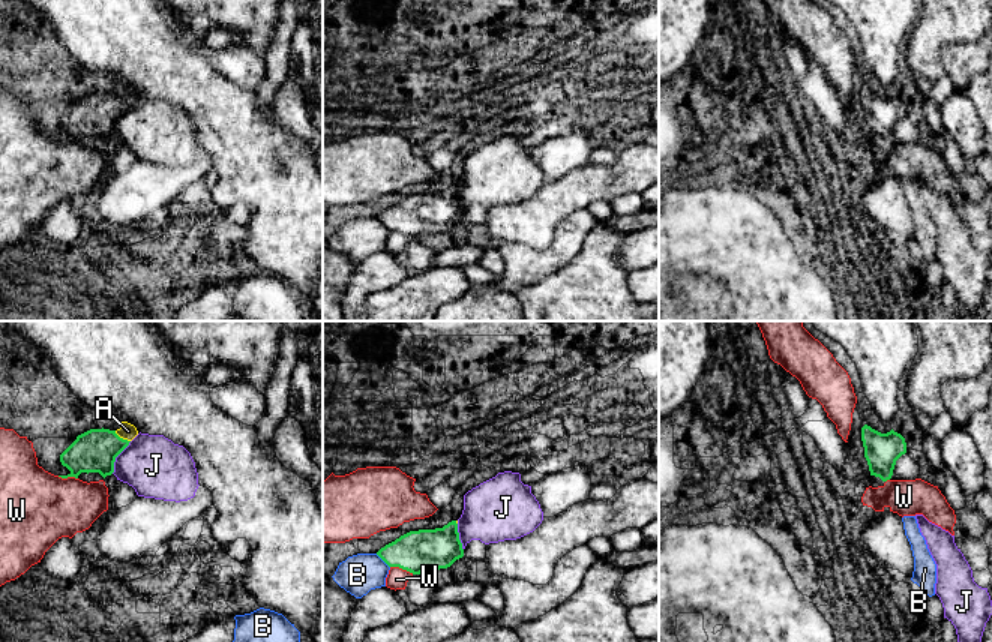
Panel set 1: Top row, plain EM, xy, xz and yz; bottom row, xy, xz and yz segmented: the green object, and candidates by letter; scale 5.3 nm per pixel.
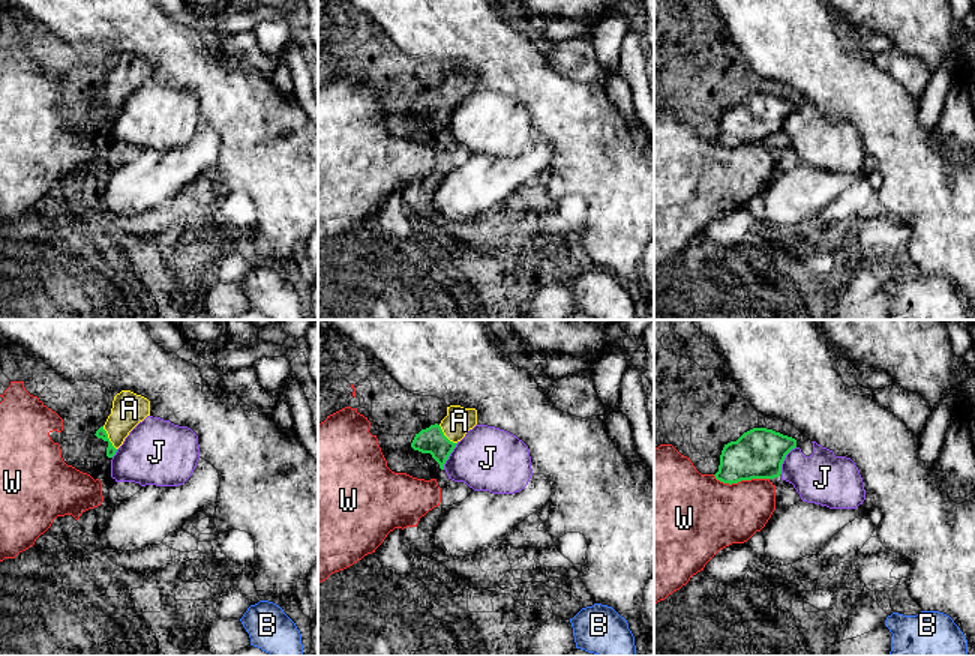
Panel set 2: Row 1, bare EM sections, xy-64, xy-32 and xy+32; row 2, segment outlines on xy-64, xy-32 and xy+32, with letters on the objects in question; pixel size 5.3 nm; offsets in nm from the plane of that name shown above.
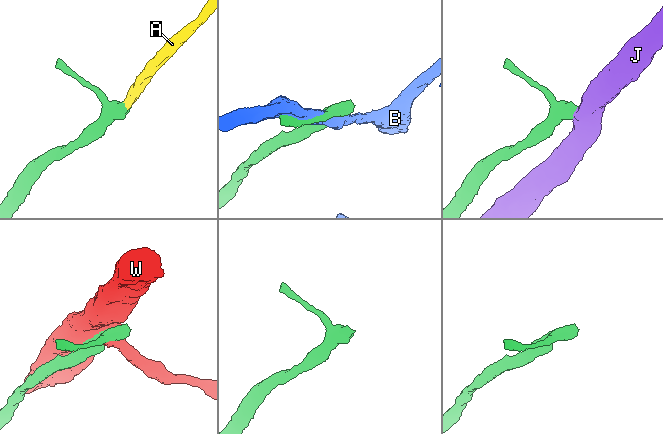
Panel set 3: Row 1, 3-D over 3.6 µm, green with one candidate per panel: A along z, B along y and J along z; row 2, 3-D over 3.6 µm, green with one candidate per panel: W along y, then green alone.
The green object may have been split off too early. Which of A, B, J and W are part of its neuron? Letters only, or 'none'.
A

